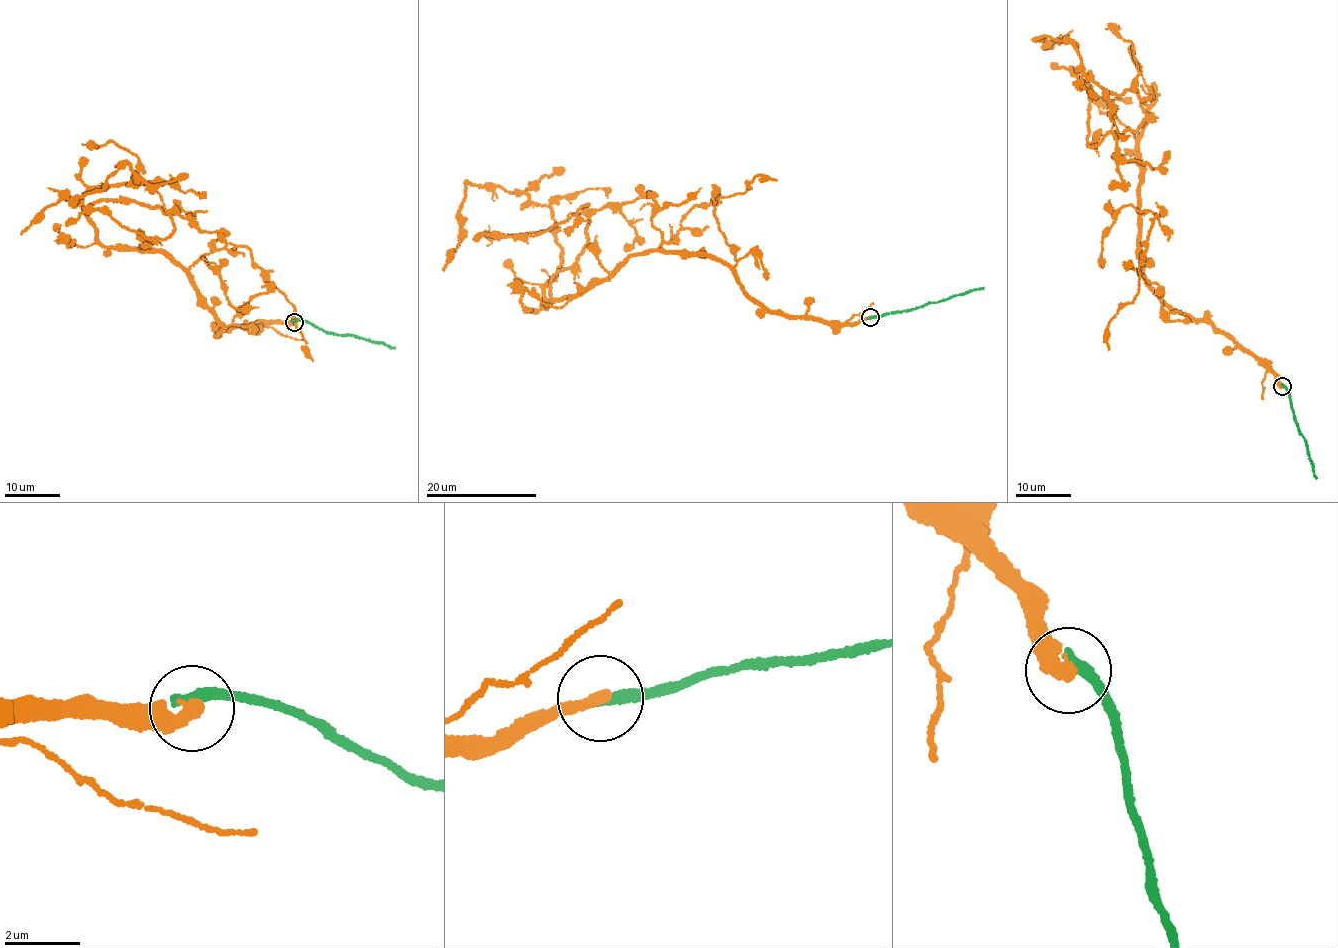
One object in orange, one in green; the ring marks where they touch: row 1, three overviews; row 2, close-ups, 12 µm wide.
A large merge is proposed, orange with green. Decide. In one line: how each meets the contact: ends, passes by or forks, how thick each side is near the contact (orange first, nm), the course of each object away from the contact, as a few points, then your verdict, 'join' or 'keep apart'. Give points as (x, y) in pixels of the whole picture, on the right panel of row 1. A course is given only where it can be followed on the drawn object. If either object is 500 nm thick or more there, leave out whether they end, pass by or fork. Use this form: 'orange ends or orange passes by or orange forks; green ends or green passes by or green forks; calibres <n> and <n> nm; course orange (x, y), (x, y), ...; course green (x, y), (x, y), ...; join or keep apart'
orange ends; green ends; calibres 380 and 300 nm; course orange (1282, 386), (1148, 283), (1135, 150), (1151, 91), (1108, 93), (1074, 46), (1043, 35), (1058, 42), (1044, 50); course green (1282, 386), (1289, 395), (1298, 431), (1307, 441), (1316, 478); keep apart

